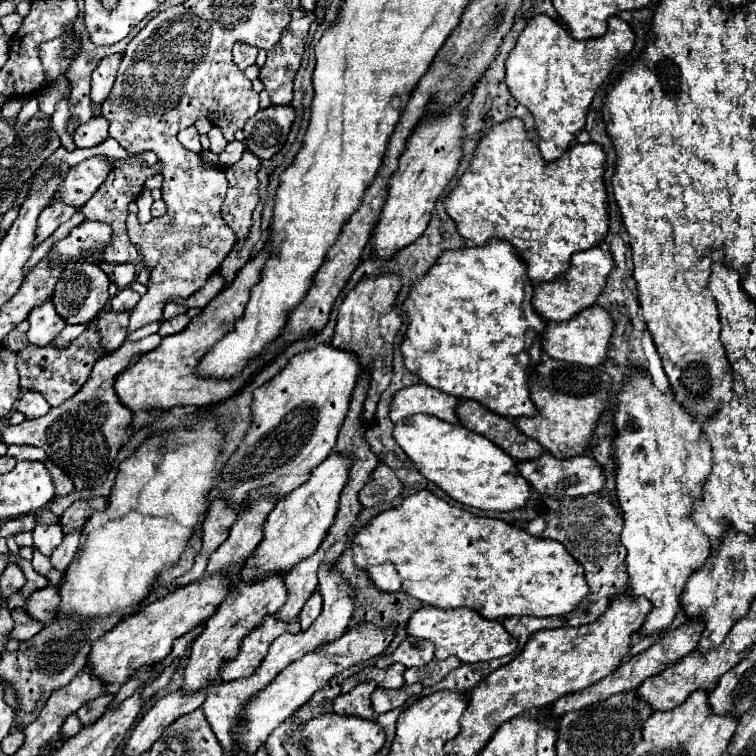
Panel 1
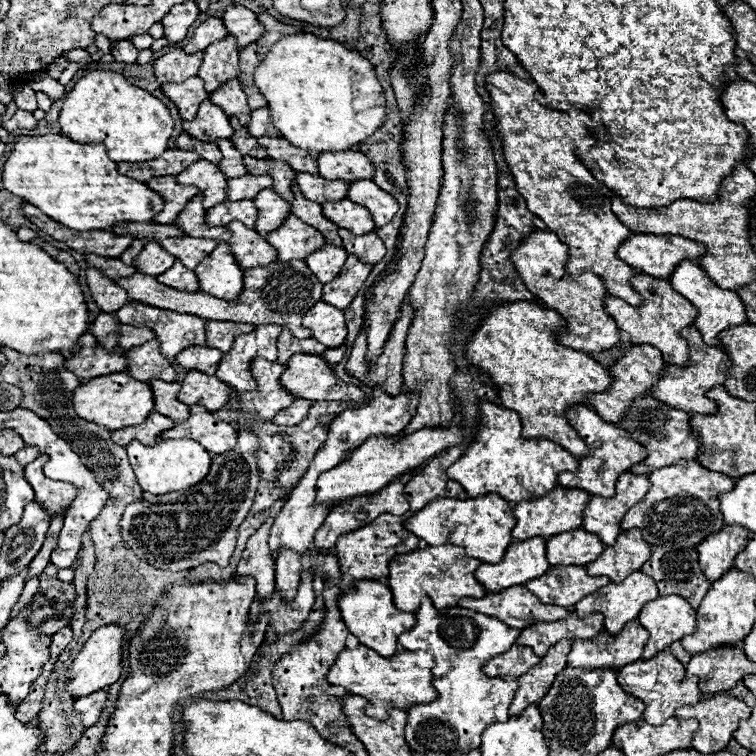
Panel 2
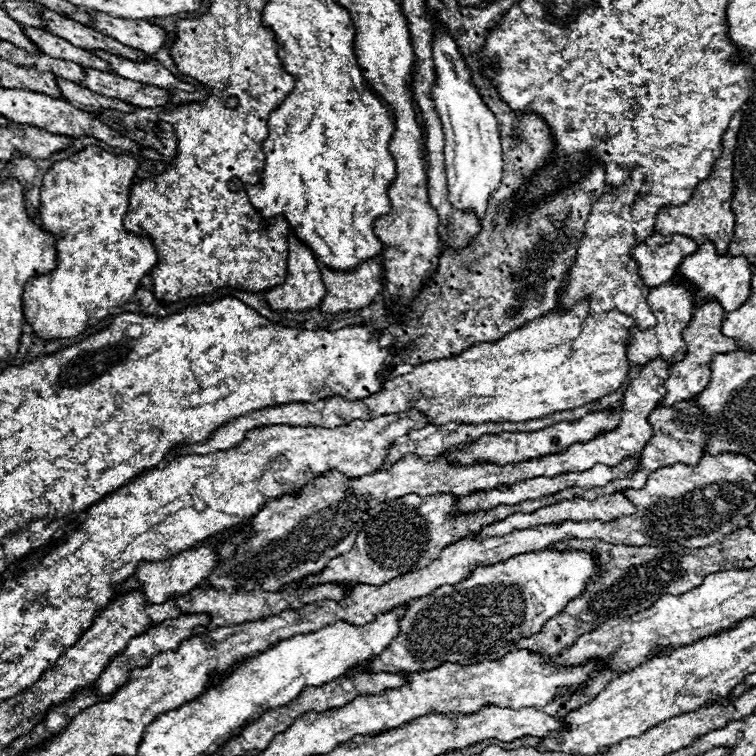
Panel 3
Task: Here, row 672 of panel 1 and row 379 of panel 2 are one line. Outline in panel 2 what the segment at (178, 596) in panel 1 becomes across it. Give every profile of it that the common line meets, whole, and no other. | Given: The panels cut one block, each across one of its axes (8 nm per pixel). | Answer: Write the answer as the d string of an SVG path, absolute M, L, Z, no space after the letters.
M118 372L116 376L100 376L96 380L80 384L74 390L72 406L80 418L114 432L114 430L120 430L126 426L142 424L154 408L154 396L146 382L132 380L126 372Z

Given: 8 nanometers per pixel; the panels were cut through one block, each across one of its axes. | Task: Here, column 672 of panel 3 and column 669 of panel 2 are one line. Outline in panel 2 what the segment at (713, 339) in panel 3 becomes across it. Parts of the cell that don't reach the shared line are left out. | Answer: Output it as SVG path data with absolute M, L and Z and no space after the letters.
M694 326L684 328L684 332L680 332L680 338L684 338L688 342L690 358L688 358L686 366L668 364L664 368L664 376L652 386L652 396L666 402L666 404L670 404L670 406L674 406L674 408L686 410L688 414L696 414L696 412L698 414L712 414L712 412L716 412L716 402L708 400L706 392L714 386L724 384L726 372L730 368L730 360L728 360L726 352L704 344L700 332Z

